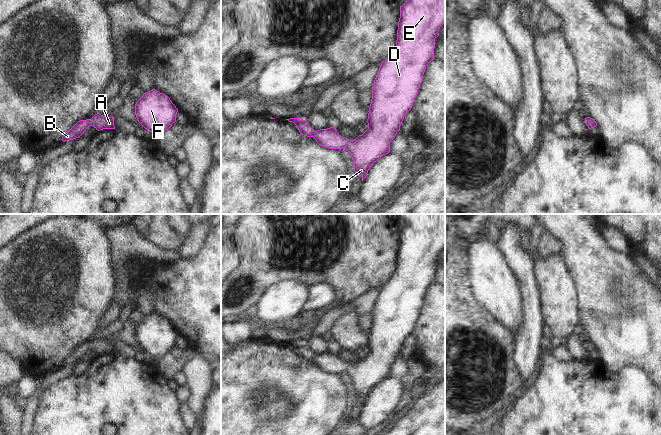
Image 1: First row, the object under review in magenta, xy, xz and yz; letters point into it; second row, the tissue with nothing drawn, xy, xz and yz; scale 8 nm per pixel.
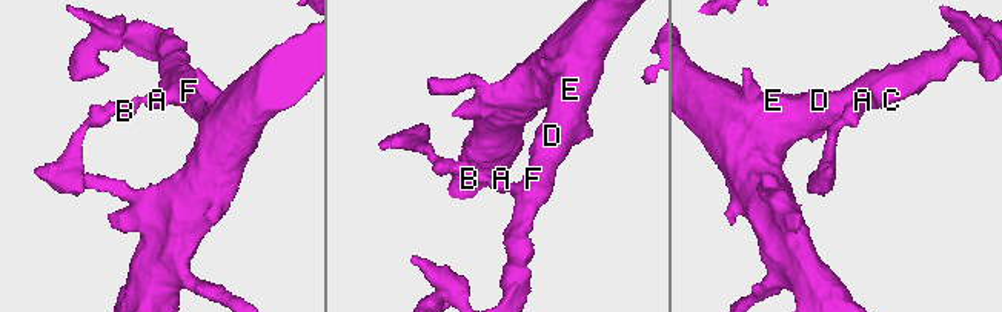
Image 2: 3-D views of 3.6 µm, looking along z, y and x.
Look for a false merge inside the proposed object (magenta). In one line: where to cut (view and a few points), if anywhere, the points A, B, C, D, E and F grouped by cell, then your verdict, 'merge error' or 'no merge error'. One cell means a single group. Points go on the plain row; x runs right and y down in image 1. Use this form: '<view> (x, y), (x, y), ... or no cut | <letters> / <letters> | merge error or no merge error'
no cut | A B C D E F | no merge error

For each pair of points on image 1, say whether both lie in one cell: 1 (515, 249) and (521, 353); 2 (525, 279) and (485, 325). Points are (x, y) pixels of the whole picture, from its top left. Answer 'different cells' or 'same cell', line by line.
1: same cell
2: different cells

